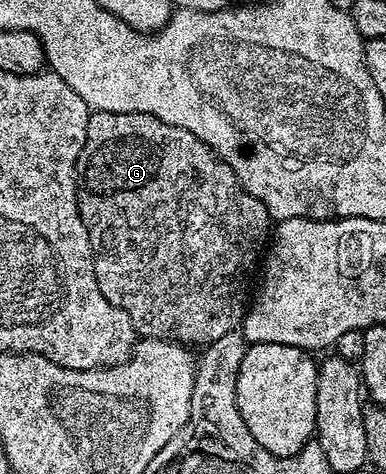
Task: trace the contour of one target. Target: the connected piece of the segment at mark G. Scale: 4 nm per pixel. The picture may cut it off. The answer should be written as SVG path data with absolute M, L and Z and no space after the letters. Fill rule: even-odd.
M91 111L90 117L88 118L88 134L84 142L84 150L80 150L80 158L78 159L78 209L80 210L80 218L88 230L88 242L92 242L94 269L96 270L96 282L100 286L100 294L104 294L104 298L108 298L108 302L112 306L116 306L130 315L132 318L132 326L139 337L147 340L174 340L177 344L184 344L187 346L195 346L194 344L198 344L197 346L205 346L212 342L216 342L216 338L224 338L224 334L235 331L235 329L241 325L243 318L246 317L248 305L252 300L252 284L250 288L250 279L253 278L254 271L256 271L257 268L259 271L260 257L267 247L268 237L272 232L272 221L268 214L268 210L264 206L264 202L260 202L260 198L256 198L252 195L251 192L242 185L240 178L236 178L232 166L225 164L207 144L200 142L200 138L196 138L196 134L192 134L180 126L172 126L168 122L160 122L160 118L156 118L152 114L144 114L143 112Z

